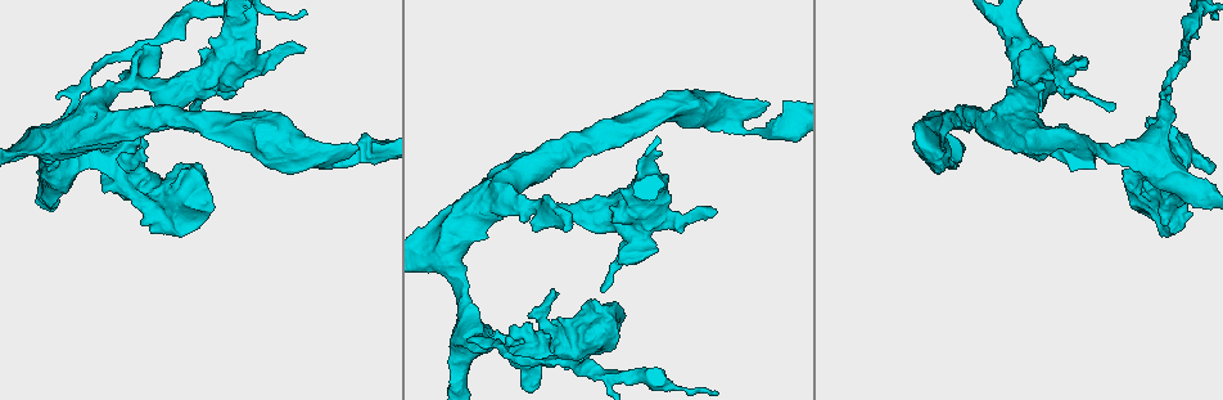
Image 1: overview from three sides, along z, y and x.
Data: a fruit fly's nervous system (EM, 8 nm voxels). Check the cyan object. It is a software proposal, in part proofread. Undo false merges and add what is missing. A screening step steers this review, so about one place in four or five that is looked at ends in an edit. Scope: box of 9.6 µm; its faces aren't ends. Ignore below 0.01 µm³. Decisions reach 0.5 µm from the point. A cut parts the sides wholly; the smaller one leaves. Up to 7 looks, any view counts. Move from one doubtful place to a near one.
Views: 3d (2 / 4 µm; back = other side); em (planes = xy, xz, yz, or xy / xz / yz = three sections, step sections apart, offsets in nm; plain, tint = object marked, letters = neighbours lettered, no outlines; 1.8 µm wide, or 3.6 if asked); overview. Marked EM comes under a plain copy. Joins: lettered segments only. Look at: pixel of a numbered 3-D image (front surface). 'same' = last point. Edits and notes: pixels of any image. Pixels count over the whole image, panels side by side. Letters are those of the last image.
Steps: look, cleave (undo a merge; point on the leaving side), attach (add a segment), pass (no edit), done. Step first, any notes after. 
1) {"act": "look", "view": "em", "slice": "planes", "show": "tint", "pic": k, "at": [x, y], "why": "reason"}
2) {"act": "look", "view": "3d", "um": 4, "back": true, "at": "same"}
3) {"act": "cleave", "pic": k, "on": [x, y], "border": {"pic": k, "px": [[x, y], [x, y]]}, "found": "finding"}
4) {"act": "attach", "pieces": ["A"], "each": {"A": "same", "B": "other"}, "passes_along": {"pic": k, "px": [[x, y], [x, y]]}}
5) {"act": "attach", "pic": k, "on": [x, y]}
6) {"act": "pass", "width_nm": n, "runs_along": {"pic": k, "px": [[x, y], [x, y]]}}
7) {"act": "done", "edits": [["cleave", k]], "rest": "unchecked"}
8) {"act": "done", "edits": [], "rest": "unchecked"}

{"act": "look", "view": "3d", "um": 4, "pic": 1, "at": [469, 342], "why": "tapers out"}

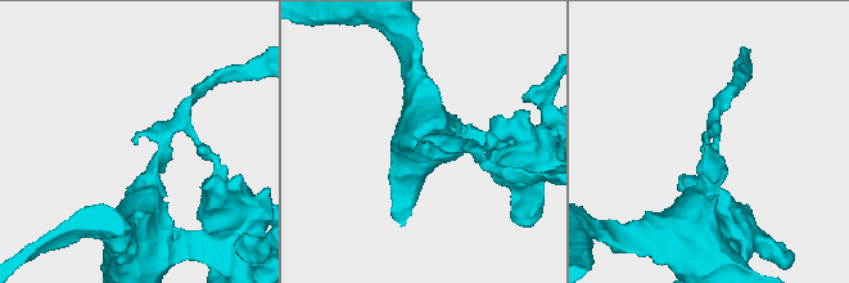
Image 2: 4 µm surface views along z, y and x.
{"act": "look", "view": "em", "slice": "planes", "show": "letters", "pic": 2, "at": [134, 142], "arm_widths_nm": [200, 300], "why": "shape alone is not enough"}

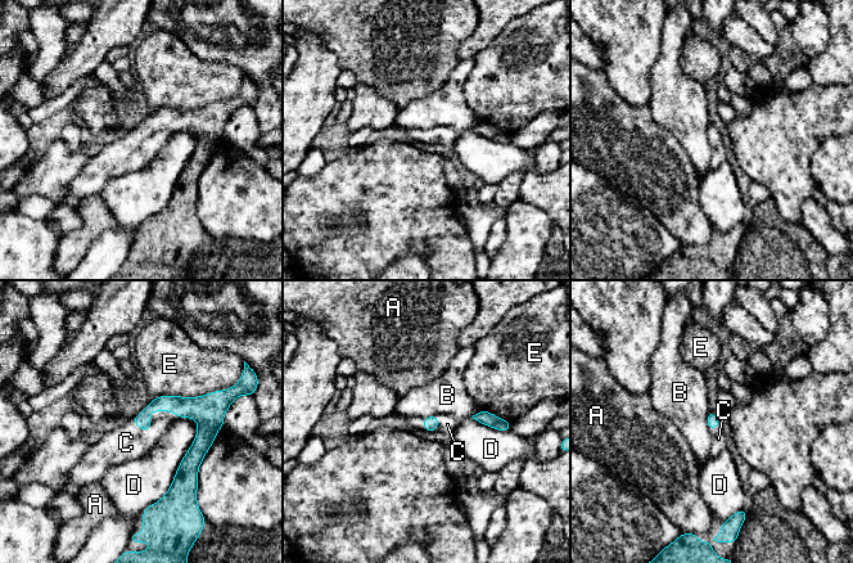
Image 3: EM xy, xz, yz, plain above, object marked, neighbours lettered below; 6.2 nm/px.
{"act": "attach", "pieces": ["C"], "longest_contact_nm": ["D", 700], "each": {"A": "other", "B": "other", "C": "same", "D": "other", "E": "other"}, "found": "the neuron continues"}

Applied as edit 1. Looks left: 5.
{"act": "look", "view": "overview"}

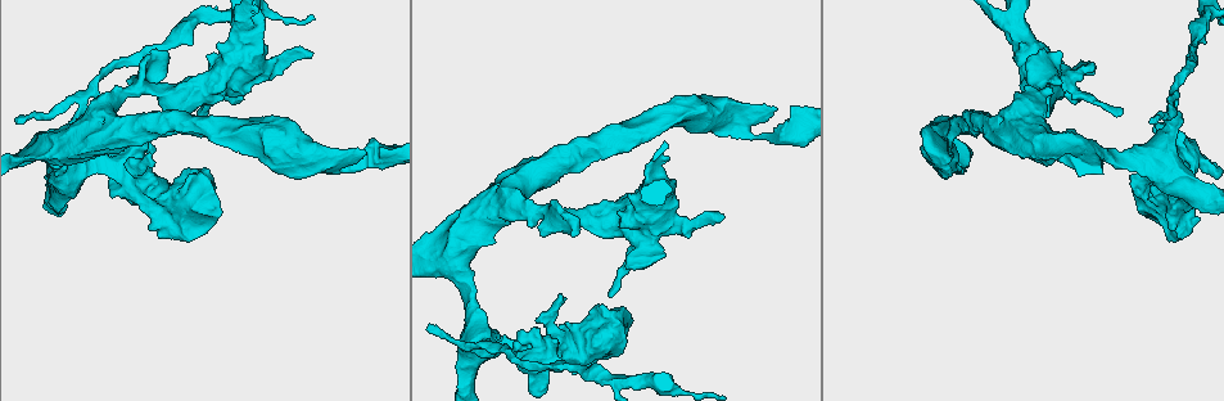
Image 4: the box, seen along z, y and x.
{"act": "look", "view": "3d", "um": 2, "back": true, "pic": 4, "at": [549, 212], "why": "side arm on a straight run"}

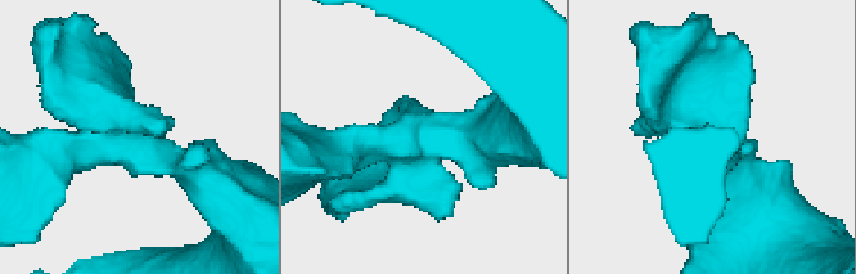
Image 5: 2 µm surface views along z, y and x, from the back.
{"act": "look", "view": "em", "slice": "xz", "step": 8, "show": "tint", "pic": 5, "at": [429, 132], "why": "shape alone is not enough"}

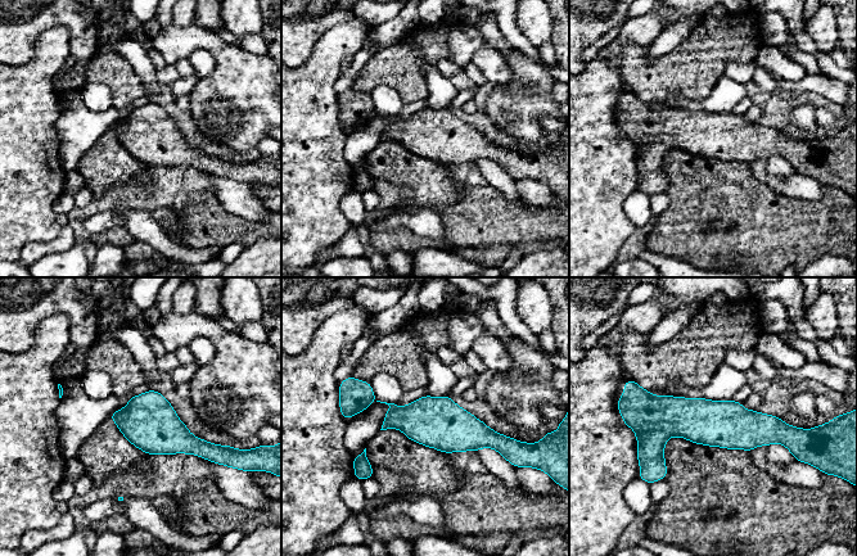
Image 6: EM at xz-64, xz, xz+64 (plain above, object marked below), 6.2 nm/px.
{"act": "look", "view": "em", "slice": "planes", "show": "letters", "at": "same", "why": "another direction"}

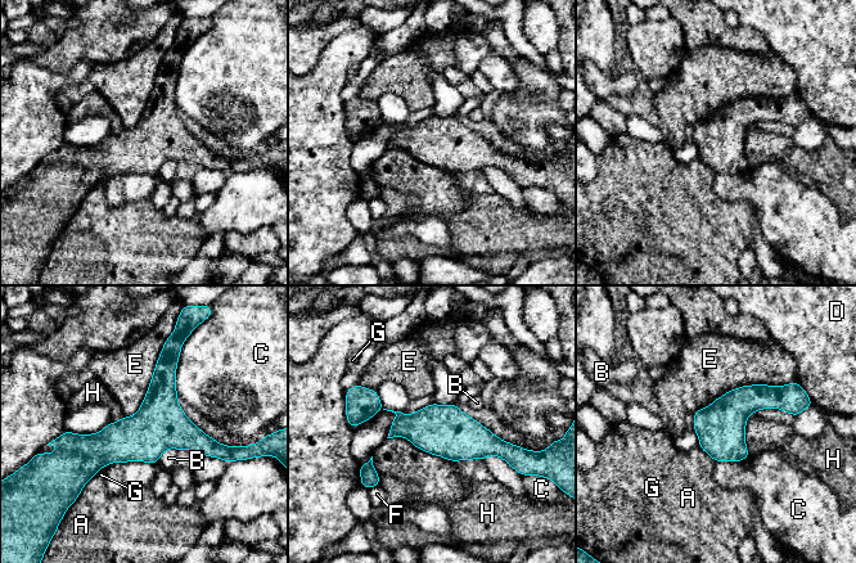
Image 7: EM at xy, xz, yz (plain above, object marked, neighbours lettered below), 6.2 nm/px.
{"act": "pass", "each": {"A": "other", "B": "other", "C": "other", "D": "other", "E": "other", "F": "other", "G": "other", "H": "other"}, "found": "continuous, no second neuron"}

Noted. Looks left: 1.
{"act": "done", "edits": [["attach", 3]], "rest": "unchecked"}

